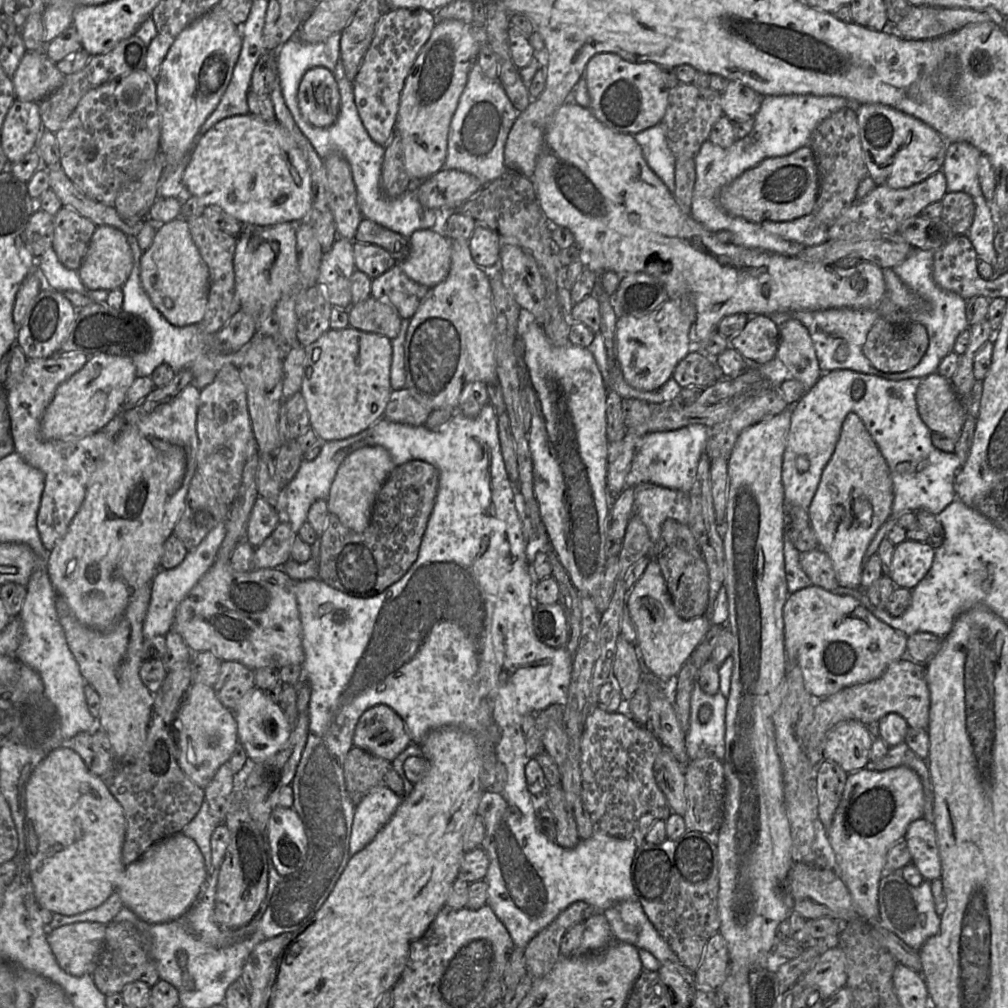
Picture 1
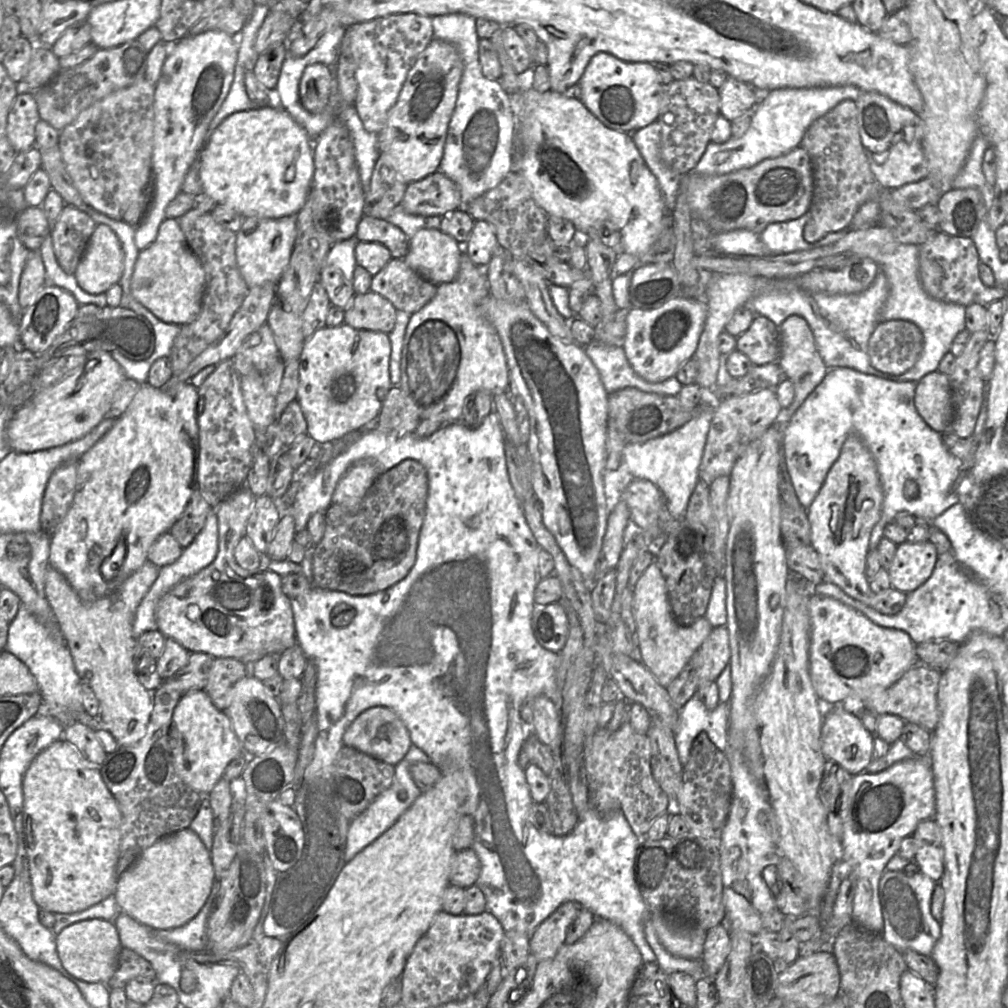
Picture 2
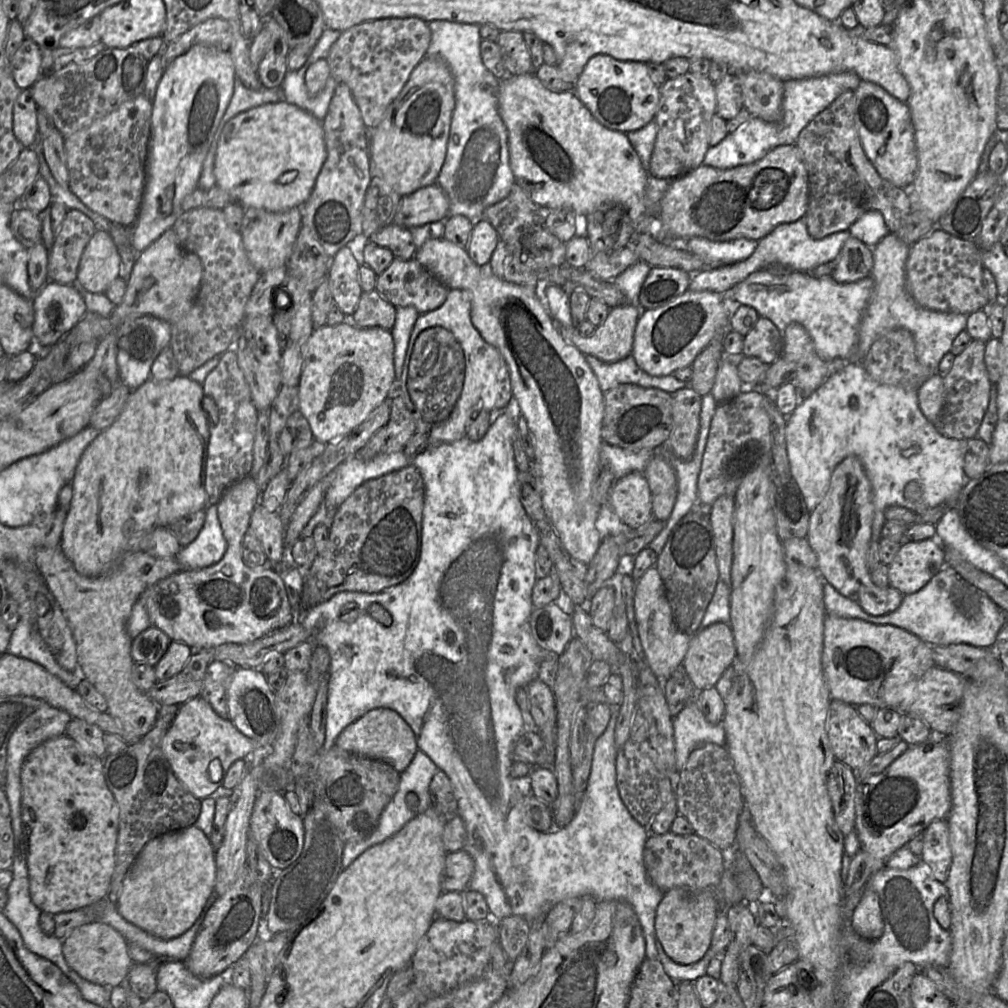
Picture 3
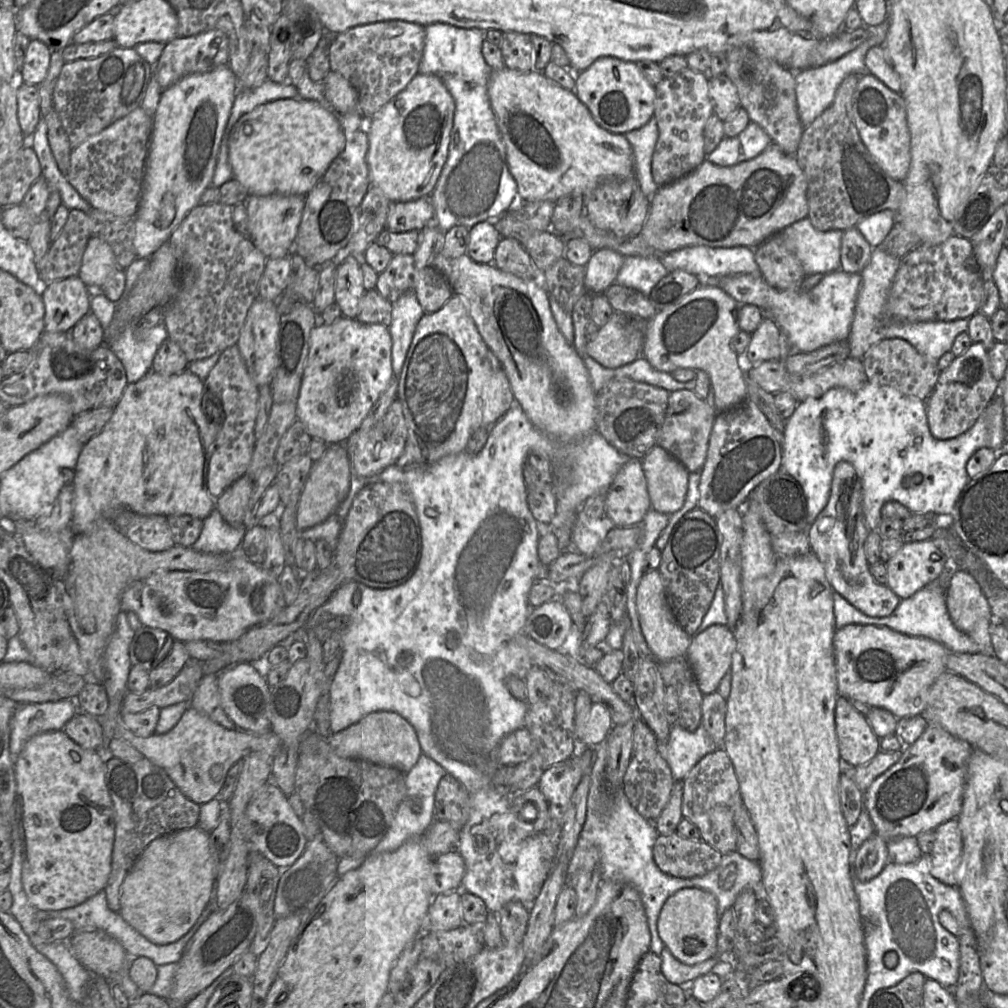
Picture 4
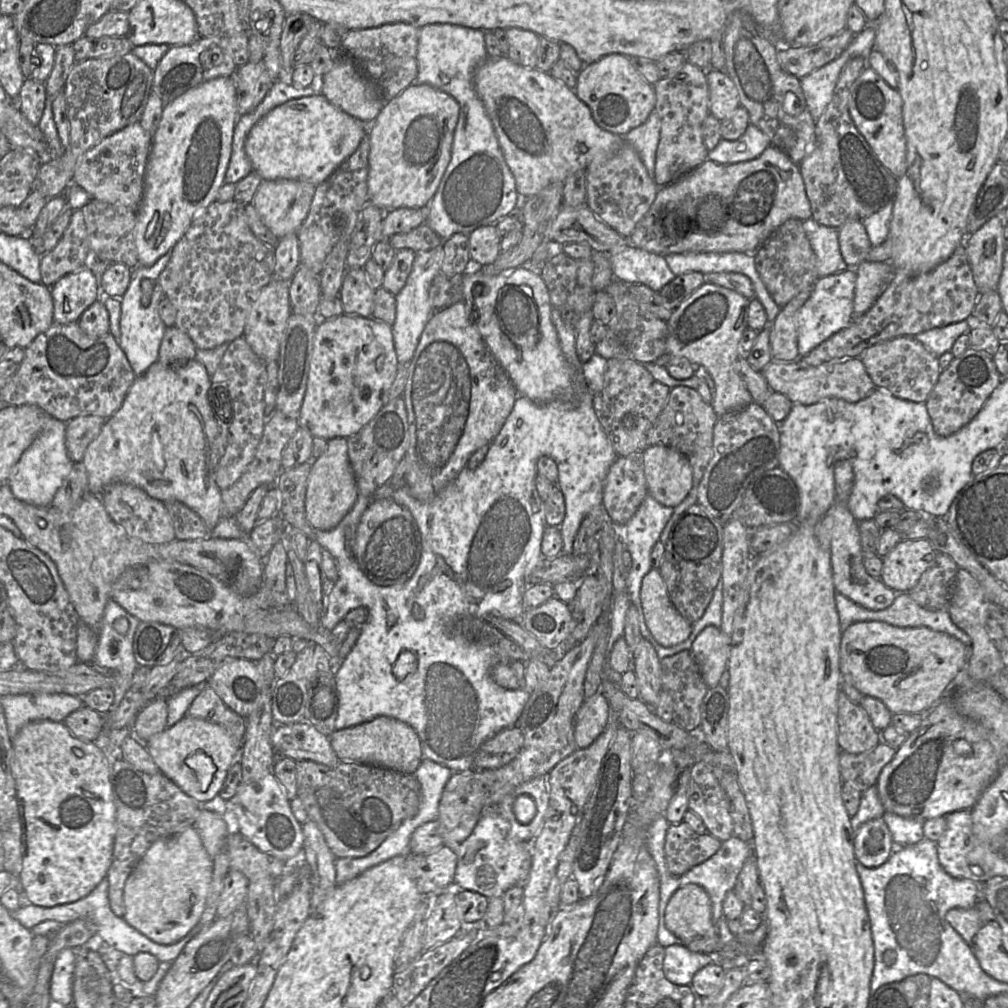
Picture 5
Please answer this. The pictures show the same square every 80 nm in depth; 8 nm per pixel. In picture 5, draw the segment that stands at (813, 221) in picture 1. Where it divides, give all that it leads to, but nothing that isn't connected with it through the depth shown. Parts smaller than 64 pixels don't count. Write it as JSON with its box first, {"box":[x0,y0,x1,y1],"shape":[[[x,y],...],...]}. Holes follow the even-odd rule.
{"box":[802,218,849,277],"shape":[[[813,218],[803,221],[802,226],[816,257],[818,277],[833,275],[849,268],[840,252],[838,228],[821,225]]]}

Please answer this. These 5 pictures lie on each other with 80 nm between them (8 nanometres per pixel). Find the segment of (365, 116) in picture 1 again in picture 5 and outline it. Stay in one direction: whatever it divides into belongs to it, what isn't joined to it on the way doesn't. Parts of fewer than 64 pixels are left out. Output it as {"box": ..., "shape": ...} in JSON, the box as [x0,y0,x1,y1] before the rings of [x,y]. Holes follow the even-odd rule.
{"box":[339,22,419,102],"shape":[[[403,22],[388,23],[374,28],[350,30],[341,42],[339,54],[350,57],[383,102],[389,102],[409,85],[418,74],[419,29]]]}

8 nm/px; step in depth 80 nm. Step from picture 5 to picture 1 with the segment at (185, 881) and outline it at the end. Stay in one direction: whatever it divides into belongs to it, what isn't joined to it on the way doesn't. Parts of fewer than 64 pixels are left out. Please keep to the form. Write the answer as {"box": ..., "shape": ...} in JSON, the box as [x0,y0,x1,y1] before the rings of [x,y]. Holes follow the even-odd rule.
{"box":[117,831,207,924],"shape":[[[181,831],[152,844],[135,862],[125,867],[117,892],[123,906],[148,924],[176,920],[197,902],[207,871],[203,855],[193,839]]]}

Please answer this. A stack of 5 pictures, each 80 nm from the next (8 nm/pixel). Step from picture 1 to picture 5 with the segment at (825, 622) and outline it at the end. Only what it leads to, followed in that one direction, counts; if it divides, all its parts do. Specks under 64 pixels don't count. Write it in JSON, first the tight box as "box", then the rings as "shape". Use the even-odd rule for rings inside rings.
{"box":[842,622,970,714],"shape":[[[856,622],[842,632],[842,681],[881,700],[892,714],[922,713],[939,703],[946,688],[968,663],[970,647],[927,627],[900,628],[884,622]]]}

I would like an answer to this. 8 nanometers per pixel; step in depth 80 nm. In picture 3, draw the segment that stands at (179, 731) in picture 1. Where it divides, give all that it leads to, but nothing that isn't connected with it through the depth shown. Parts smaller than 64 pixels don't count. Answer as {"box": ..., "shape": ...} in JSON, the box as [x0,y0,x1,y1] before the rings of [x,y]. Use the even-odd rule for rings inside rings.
{"box":[160,695,271,800],"shape":[[[200,695],[179,706],[160,747],[176,778],[199,800],[211,796],[223,785],[233,762],[244,759],[253,750],[257,759],[271,751],[270,747],[262,747],[242,734],[230,719],[220,717]]]}

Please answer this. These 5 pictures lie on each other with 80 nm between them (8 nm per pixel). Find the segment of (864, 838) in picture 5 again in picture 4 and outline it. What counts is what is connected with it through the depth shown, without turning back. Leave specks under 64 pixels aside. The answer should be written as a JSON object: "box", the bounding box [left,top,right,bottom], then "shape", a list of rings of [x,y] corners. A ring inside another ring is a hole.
{"box":[853,833,889,881],"shape":[[[873,833],[855,852],[853,874],[860,881],[877,876],[889,861],[888,842]]]}

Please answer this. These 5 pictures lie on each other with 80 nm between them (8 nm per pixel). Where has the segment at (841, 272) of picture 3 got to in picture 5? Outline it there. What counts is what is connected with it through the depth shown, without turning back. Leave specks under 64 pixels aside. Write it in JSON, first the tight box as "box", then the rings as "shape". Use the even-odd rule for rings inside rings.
{"box":[838,220,872,268],"shape":[[[851,220],[838,228],[838,241],[843,260],[849,268],[856,268],[866,260],[872,247],[860,220]]]}

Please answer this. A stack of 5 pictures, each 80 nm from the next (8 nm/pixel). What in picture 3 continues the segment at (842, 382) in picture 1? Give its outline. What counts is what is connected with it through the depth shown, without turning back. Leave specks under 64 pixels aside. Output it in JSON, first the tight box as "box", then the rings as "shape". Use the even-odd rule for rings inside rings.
{"box":[785,362,969,541],"shape":[[[847,362],[841,370],[825,379],[810,396],[800,401],[787,417],[785,436],[791,476],[798,484],[810,513],[823,500],[835,467],[850,455],[861,461],[872,487],[874,515],[871,539],[876,541],[882,538],[881,530],[886,522],[884,511],[887,507],[904,507],[916,515],[937,506],[953,509],[969,480],[963,470],[968,439],[943,436],[921,412],[917,391],[882,384],[874,380],[860,363]],[[910,481],[918,482],[922,490],[920,500],[915,502],[904,497],[904,488]]]}

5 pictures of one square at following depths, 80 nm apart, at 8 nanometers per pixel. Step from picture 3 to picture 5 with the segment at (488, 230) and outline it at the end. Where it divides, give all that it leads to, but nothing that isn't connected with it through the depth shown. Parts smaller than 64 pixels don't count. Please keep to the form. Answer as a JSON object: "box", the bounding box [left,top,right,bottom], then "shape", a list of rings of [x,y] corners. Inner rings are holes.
{"box":[469,225,502,266],"shape":[[[486,225],[475,229],[469,235],[469,253],[473,266],[492,264],[500,253],[502,236],[496,225]]]}

